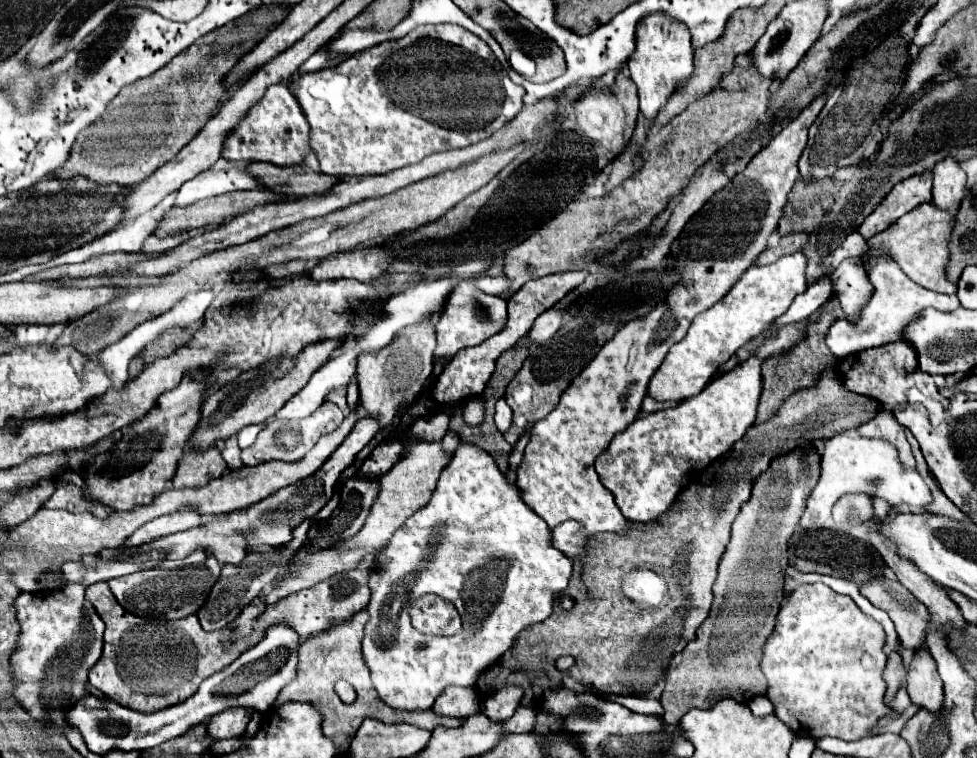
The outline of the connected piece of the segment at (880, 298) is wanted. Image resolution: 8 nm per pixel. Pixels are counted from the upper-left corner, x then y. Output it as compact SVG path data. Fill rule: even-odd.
M874 251L872 255L868 255L864 259L870 283L874 285L874 295L870 299L870 303L864 307L862 315L856 319L856 323L846 323L844 319L838 319L828 335L826 335L826 345L828 349L836 355L836 357L844 357L844 355L852 355L856 351L864 351L870 347L880 347L882 343L892 343L902 339L902 331L916 321L916 317L928 309L934 307L938 311L956 311L960 307L958 295L944 295L944 293L936 293L930 289L924 289L920 285L916 285L900 267L894 259L890 259L888 255L884 255L882 251Z

